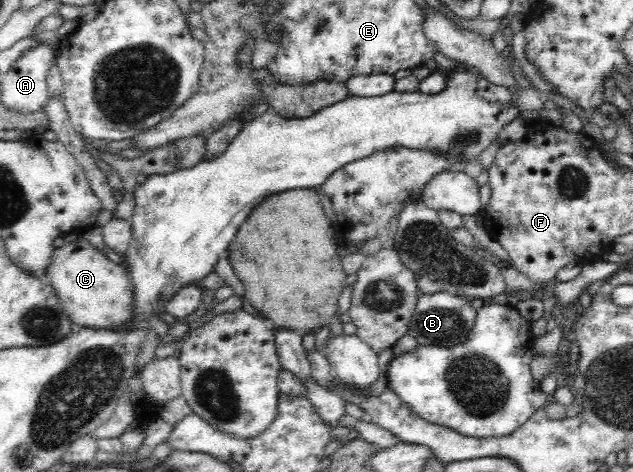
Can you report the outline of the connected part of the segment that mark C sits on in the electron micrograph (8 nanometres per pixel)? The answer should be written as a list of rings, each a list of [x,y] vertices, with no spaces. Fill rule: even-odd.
[[[81,237],[54,248],[44,275],[50,280],[73,326],[128,328],[132,320],[132,282],[128,271],[123,263],[113,263],[99,253],[88,240]]]

